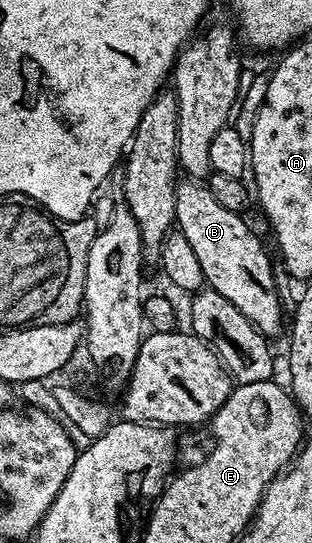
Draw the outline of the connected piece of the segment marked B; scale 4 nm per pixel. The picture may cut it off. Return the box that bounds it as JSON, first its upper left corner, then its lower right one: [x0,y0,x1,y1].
[175,181,285,337]

